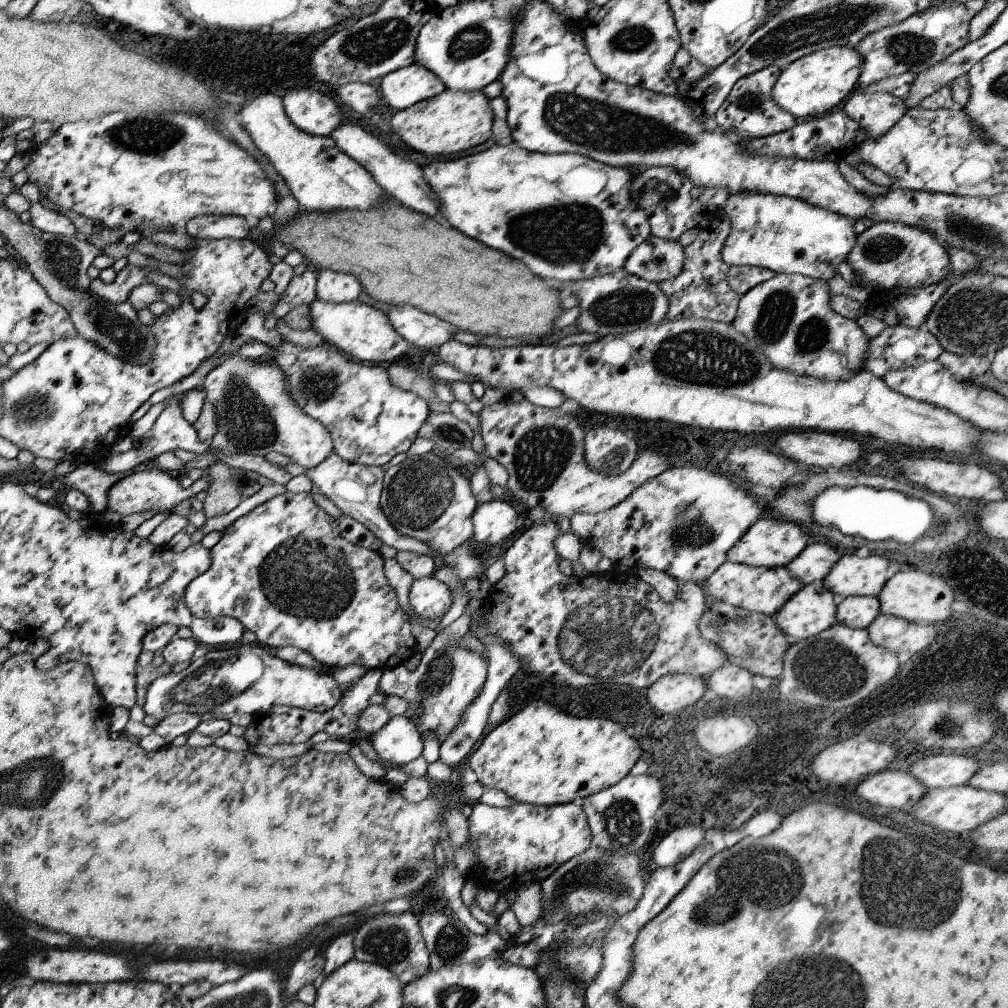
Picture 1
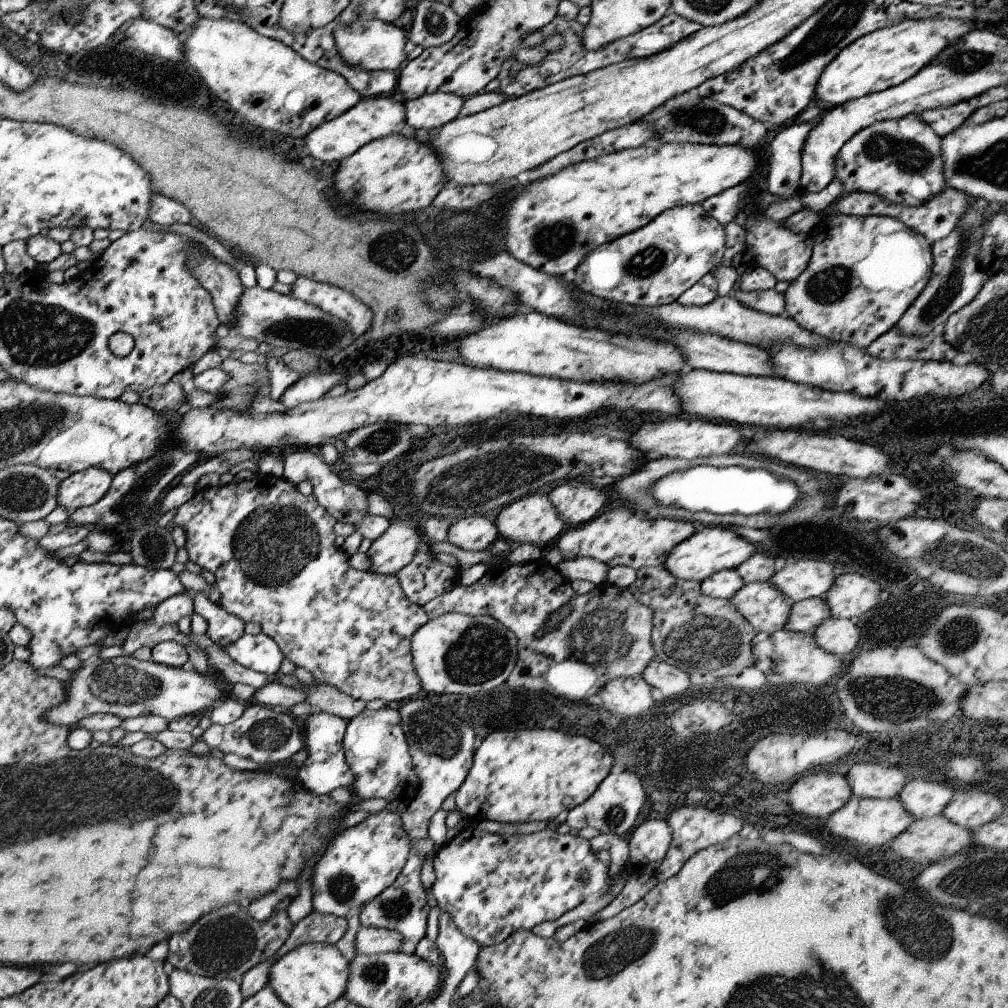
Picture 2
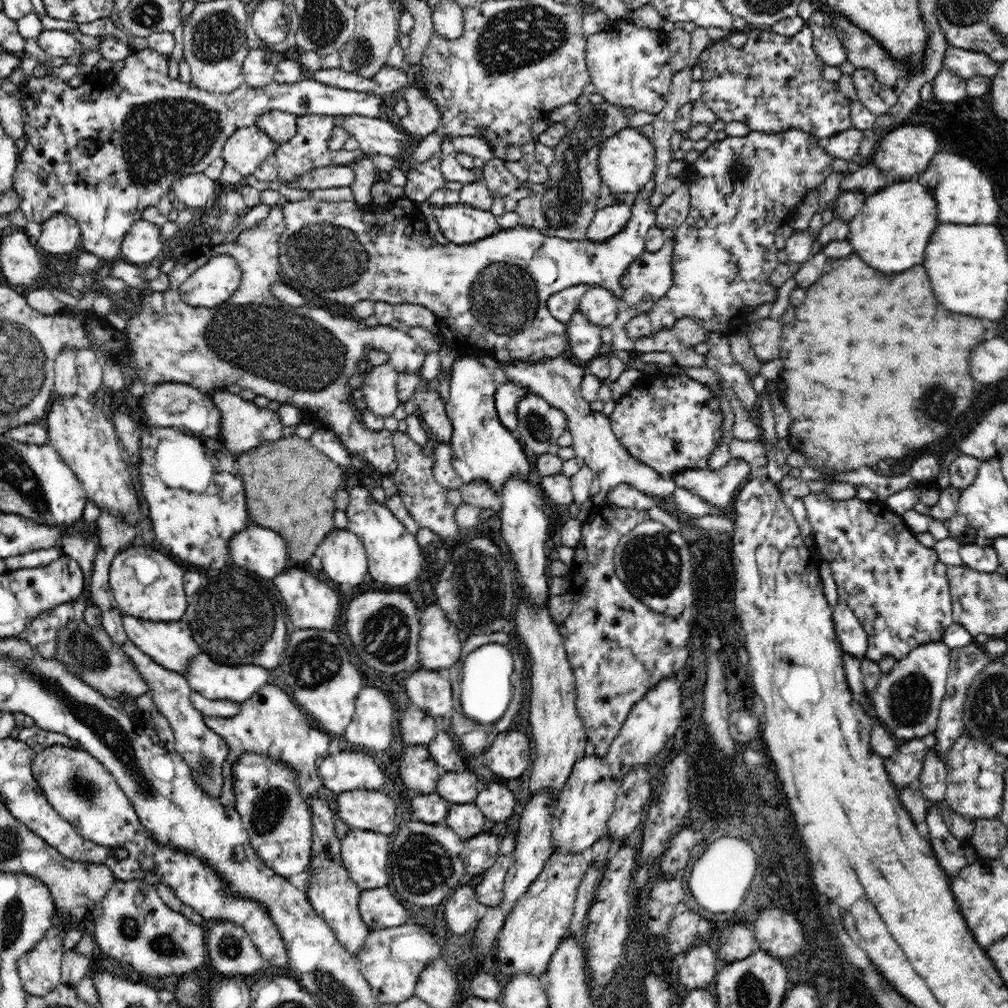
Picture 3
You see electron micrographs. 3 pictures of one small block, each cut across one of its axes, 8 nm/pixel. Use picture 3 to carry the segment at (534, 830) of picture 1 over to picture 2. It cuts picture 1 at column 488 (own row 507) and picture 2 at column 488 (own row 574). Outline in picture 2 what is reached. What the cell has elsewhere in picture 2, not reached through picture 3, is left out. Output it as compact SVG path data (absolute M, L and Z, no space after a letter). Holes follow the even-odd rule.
M473 824L459 830L451 840L447 840L433 854L435 882L431 894L447 916L451 916L457 930L475 940L479 948L501 944L509 934L517 930L533 930L541 922L551 922L561 918L565 912L577 908L585 900L591 900L607 890L609 878L581 878L585 868L595 862L589 840L571 834L557 834L551 830L541 830L527 836L499 836L475 830Z

